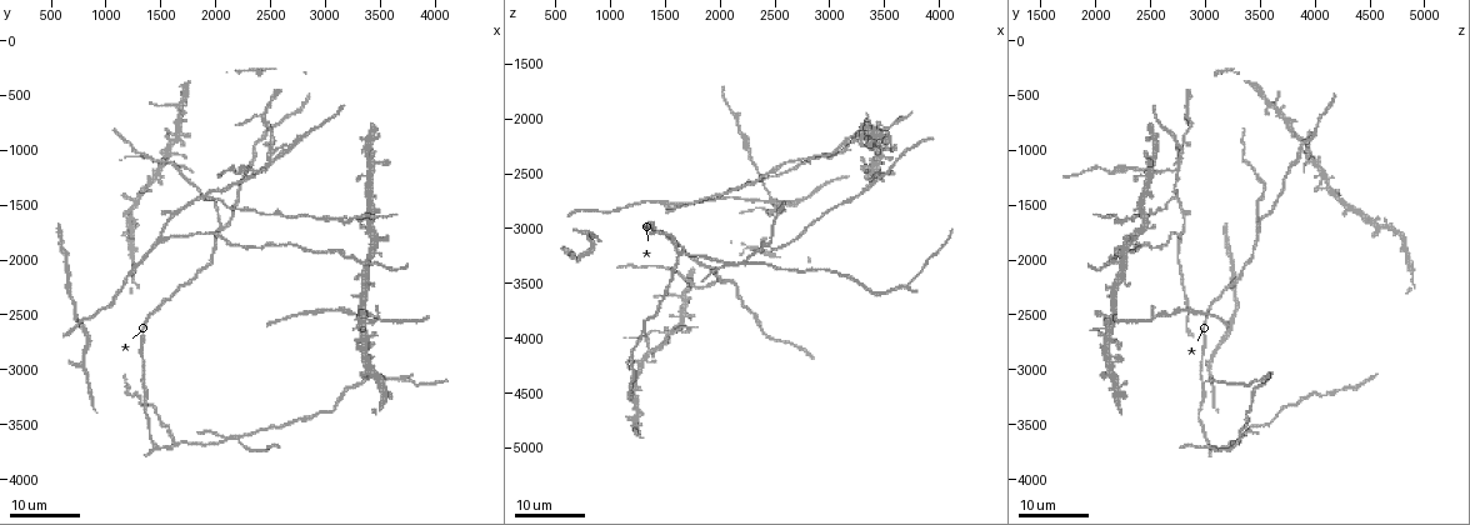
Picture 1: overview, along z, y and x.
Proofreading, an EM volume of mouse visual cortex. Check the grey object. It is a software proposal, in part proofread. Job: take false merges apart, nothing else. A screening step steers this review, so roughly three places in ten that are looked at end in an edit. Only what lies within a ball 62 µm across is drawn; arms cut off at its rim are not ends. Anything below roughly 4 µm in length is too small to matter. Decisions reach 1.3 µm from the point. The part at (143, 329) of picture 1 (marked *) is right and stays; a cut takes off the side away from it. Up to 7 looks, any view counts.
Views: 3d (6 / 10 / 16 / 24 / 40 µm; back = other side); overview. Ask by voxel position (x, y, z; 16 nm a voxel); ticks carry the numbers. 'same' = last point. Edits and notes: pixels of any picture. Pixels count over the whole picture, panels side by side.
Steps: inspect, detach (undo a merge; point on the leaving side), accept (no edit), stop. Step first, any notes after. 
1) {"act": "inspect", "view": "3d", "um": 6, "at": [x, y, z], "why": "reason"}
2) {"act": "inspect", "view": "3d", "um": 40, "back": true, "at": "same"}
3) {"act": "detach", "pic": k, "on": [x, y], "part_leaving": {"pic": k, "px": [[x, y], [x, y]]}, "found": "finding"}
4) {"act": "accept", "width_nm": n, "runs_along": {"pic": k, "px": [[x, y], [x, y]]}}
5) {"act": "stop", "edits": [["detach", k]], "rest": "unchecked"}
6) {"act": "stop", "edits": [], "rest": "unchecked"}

{"act": "inspect", "view": "3d", "um": 24, "at": [1940, 1380, 2720], "why": "small branch off a trunk"}

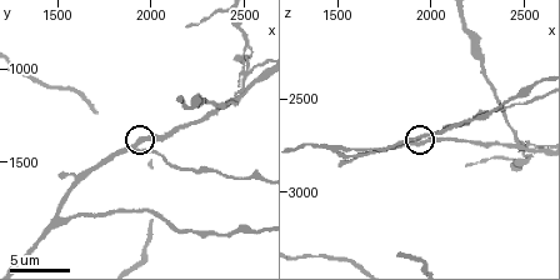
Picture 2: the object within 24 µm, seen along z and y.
{"act": "inspect", "view": "3d", "um": 10, "at": [1920, 1400, 2740], "why": "closer look"}

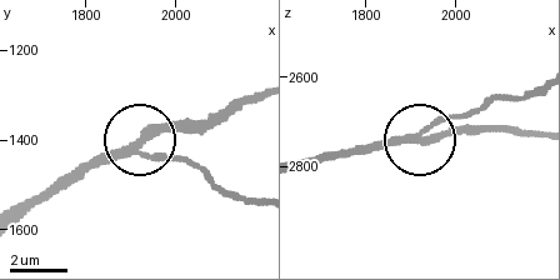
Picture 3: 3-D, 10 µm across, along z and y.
{"act": "detach", "pic": 3, "on": [161, 160], "side_arm_um": 34, "arms": 3, "found": "a second neuron is stuck on"}

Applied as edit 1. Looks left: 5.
{"act": "inspect", "view": "overview", "why": "see it whole again"}

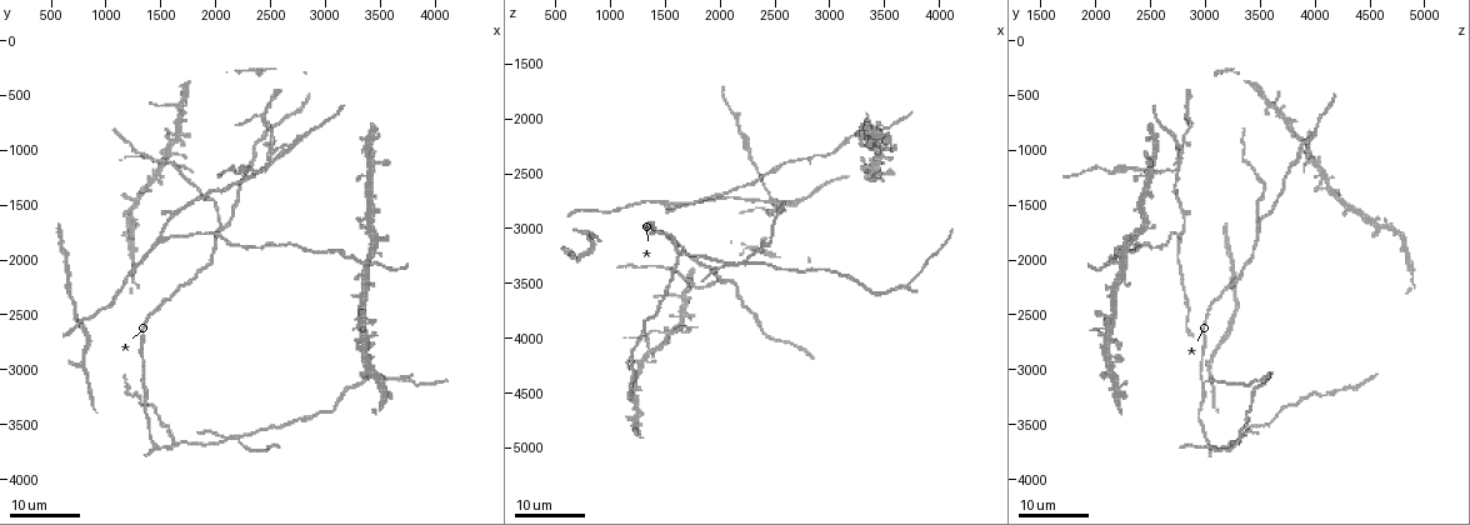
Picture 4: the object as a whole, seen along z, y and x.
{"act": "inspect", "view": "3d", "um": 24, "at": [1540, 1080, 3960], "why": "four or more arms meet"}

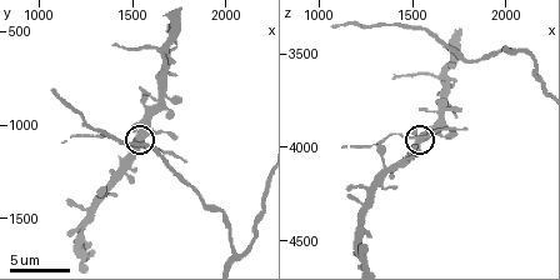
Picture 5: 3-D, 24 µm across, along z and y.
{"act": "inspect", "view": "3d", "um": 6, "at": [1540, 1080, 3960]}

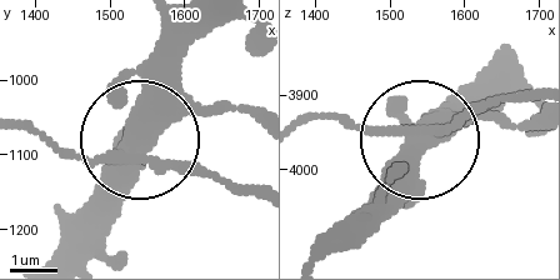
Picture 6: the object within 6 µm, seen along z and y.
{"act": "detach", "pic": 6, "on": [60, 156], "width_nm": 440, "part_leaving": {"pic": 6, "px": [[125, 159], [81, 159], [21, 128]]}, "found": "a second neuron is stuck on"}

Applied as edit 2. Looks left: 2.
{"act": "inspect", "view": "3d", "um": 16, "at": [2180, 3640, 3320], "why": "three-way junction"}

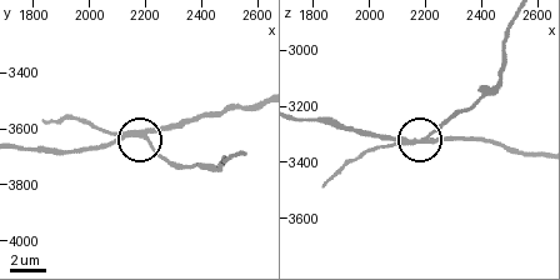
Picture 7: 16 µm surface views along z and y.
{"act": "inspect", "view": "3d", "um": 10, "at": [2200, 3620, 3310]}

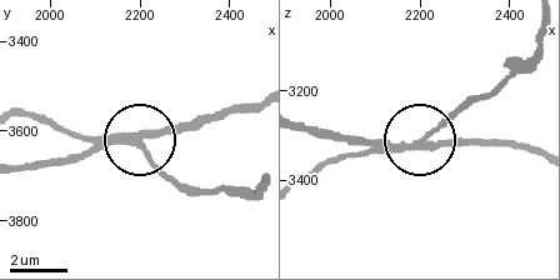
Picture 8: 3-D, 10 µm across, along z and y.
{"act": "detach", "pic": 8, "on": [151, 161], "width_nm": 220, "found": "a second neuron is stuck on"}

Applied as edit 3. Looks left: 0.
{"act": "stop", "edits": [["detach", 3], ["detach", 6], ["detach", 8]], "rest": "unchecked"}

